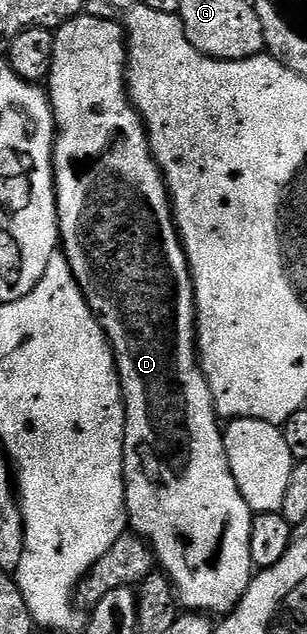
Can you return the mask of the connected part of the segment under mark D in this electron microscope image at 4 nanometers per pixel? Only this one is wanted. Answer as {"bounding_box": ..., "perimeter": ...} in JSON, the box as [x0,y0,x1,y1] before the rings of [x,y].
{"bounding_box":[45,16,253,616],"perimeter":[[[80,16],[69,20],[64,26],[54,31],[55,51],[53,52],[53,64],[51,65],[51,76],[47,79],[45,86],[49,91],[51,100],[51,111],[55,118],[55,203],[57,204],[57,216],[59,217],[59,241],[61,243],[61,253],[67,259],[68,268],[73,272],[89,308],[95,314],[96,320],[101,324],[101,328],[107,333],[107,341],[111,344],[111,351],[115,353],[115,367],[119,373],[119,383],[123,389],[123,407],[127,413],[127,423],[125,424],[125,436],[123,437],[123,483],[127,489],[127,516],[129,526],[134,533],[144,539],[148,546],[155,552],[158,565],[162,567],[171,583],[175,585],[175,593],[182,605],[191,612],[202,612],[208,616],[226,616],[235,609],[243,599],[243,593],[249,588],[253,577],[253,567],[249,556],[249,532],[251,531],[252,512],[245,504],[241,492],[237,488],[237,480],[233,480],[233,472],[229,468],[229,460],[225,456],[225,444],[223,443],[223,430],[221,429],[221,419],[215,412],[215,397],[211,395],[211,389],[207,383],[207,378],[203,375],[203,367],[199,364],[199,352],[197,349],[197,323],[195,320],[195,285],[191,279],[191,265],[187,262],[187,254],[183,251],[183,241],[179,239],[179,229],[175,226],[175,211],[171,205],[171,195],[167,193],[167,179],[164,171],[159,171],[159,166],[155,163],[155,158],[151,155],[151,142],[147,139],[148,127],[144,119],[139,117],[138,110],[131,104],[127,92],[127,43],[125,41],[125,30],[122,25],[110,22],[107,18],[87,18]]]}

